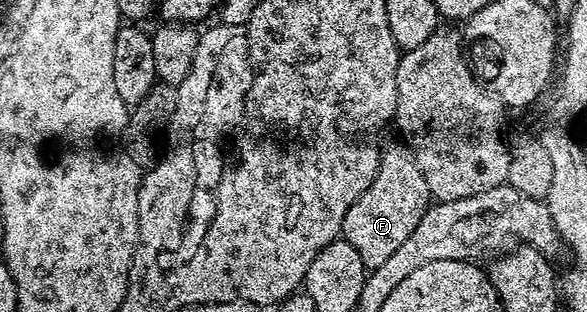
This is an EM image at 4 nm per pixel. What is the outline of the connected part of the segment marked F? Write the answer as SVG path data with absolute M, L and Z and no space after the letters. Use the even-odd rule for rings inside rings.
M397 145L381 151L372 184L364 188L360 200L356 200L356 204L348 208L348 216L344 216L341 237L360 252L360 260L364 260L367 271L380 268L380 264L408 240L412 228L420 224L420 216L424 216L426 207L432 202L424 172L420 172L420 164L416 164L416 156L412 156L405 145Z

